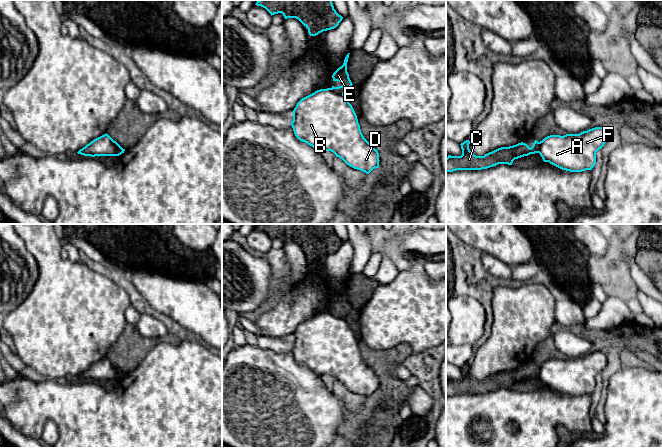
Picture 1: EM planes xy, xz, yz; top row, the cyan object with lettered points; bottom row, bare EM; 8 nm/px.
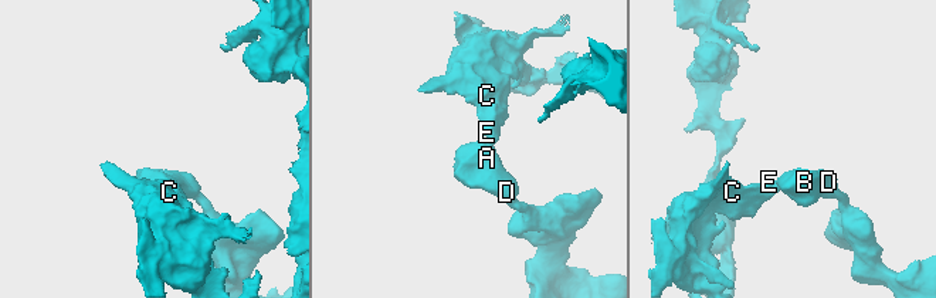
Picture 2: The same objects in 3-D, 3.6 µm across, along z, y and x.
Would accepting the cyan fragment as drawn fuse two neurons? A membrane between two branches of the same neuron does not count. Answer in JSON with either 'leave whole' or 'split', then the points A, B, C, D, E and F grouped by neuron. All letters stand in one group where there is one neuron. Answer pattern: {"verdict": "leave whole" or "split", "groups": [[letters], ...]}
{"verdict": "split", "groups": [["A", "B", "D", "F"], ["C", "E"]]}

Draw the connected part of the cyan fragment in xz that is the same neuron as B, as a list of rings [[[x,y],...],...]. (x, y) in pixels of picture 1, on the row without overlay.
[[[320,313],[302,322],[293,334],[295,360],[320,376],[331,375],[350,391],[369,398],[379,391],[378,375],[364,362],[357,339],[344,318]]]

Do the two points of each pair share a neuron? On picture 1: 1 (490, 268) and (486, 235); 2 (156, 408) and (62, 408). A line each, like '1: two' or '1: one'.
1: two
2: one

